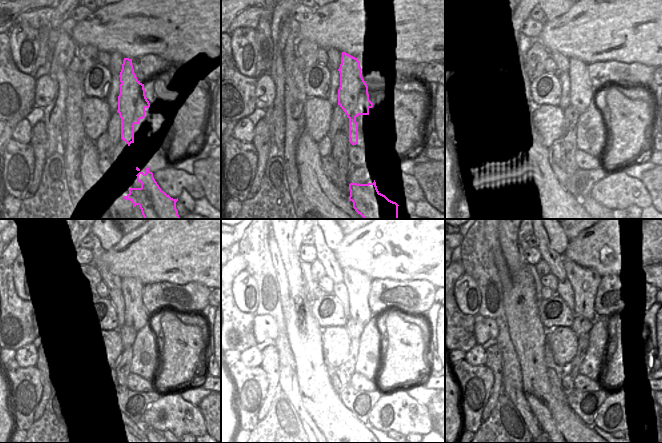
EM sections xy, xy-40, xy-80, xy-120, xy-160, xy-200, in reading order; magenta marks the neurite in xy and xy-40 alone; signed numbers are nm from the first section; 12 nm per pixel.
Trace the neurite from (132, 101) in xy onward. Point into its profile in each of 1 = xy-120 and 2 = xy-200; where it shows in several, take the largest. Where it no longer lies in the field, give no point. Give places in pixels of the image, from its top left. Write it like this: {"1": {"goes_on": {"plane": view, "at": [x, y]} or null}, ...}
{"1": {"goes_on": {"plane": "xy-120", "at": [136, 315]}}, "2": {"goes_on": {"plane": "xy-200", "at": [584, 281]}}}

